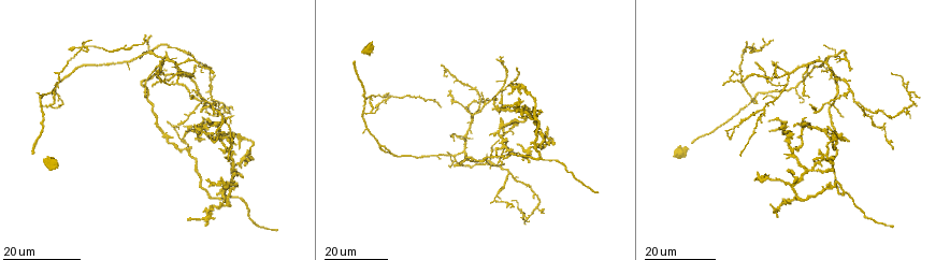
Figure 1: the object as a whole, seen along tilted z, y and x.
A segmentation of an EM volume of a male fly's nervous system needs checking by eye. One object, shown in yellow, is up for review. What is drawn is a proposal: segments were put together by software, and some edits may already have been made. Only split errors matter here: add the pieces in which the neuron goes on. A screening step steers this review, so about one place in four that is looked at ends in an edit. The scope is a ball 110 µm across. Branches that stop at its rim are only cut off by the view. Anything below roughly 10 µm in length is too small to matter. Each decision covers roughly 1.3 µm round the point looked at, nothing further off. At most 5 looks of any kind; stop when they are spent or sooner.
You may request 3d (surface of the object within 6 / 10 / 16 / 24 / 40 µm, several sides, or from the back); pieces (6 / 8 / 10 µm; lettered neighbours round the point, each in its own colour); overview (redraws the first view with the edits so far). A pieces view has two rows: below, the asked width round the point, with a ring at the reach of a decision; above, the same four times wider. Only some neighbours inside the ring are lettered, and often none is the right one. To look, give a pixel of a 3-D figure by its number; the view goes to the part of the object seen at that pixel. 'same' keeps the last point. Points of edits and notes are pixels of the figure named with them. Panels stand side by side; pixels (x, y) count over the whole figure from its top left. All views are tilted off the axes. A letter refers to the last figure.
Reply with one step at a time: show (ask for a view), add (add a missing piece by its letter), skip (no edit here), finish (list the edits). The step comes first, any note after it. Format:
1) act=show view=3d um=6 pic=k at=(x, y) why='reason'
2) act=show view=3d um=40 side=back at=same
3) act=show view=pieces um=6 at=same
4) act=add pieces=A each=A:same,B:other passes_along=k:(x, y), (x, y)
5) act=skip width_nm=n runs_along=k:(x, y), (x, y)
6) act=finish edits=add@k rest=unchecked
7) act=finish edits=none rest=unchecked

act=show view=3d um=24 pic=1 at=(894, 226) why='long arm stops here'

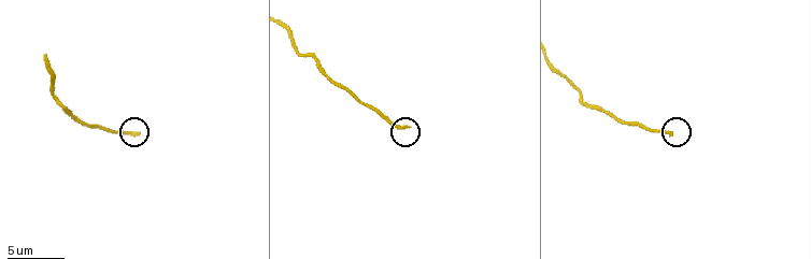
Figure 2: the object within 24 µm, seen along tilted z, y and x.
act=show view=pieces um=8 pic=2 at=(135, 132)

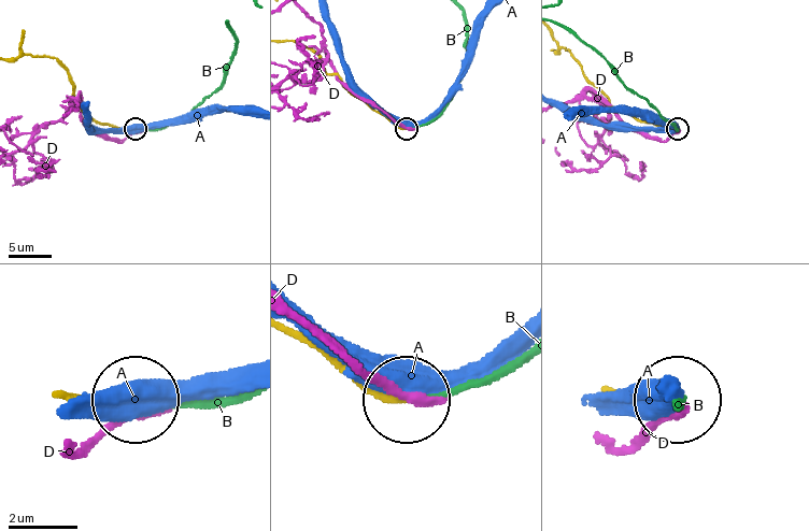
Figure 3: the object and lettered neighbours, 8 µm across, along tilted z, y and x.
act=add pieces=B each=A:other,B:same,D:other passes_along=3:(74, 398), (220, 404), (247, 396) found='the neuron continues'

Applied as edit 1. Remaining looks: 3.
act=show view=3d um=16 pic=1 at=(848, 72)

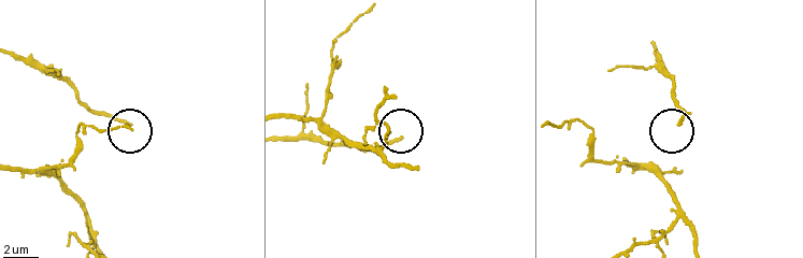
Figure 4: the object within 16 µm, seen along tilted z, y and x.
act=show view=pieces um=8 pic=4 at=(679, 122)

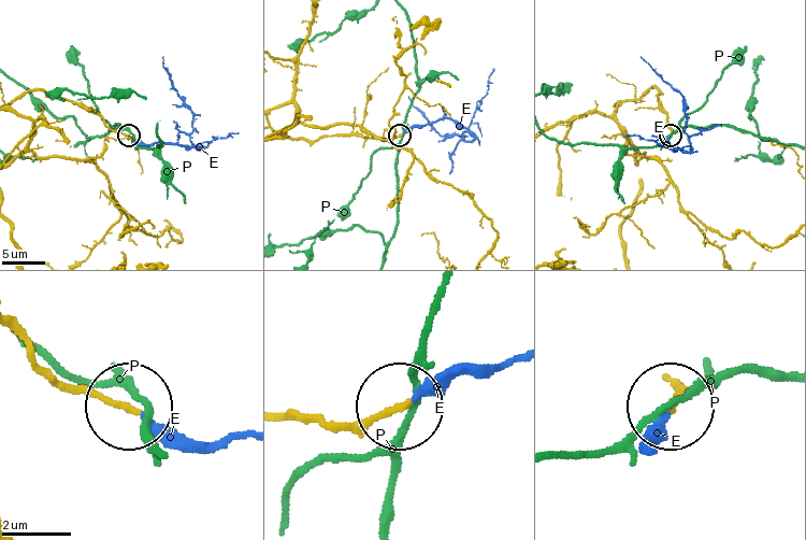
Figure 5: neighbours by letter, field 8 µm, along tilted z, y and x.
act=add pieces=E each=E:same,P:other passes_along=5:(312, 422), (373, 420), (431, 382), (509, 365) found='the neuron continues'

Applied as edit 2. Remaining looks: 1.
act=finish edits=add@3,add@5 rest=unchecked

